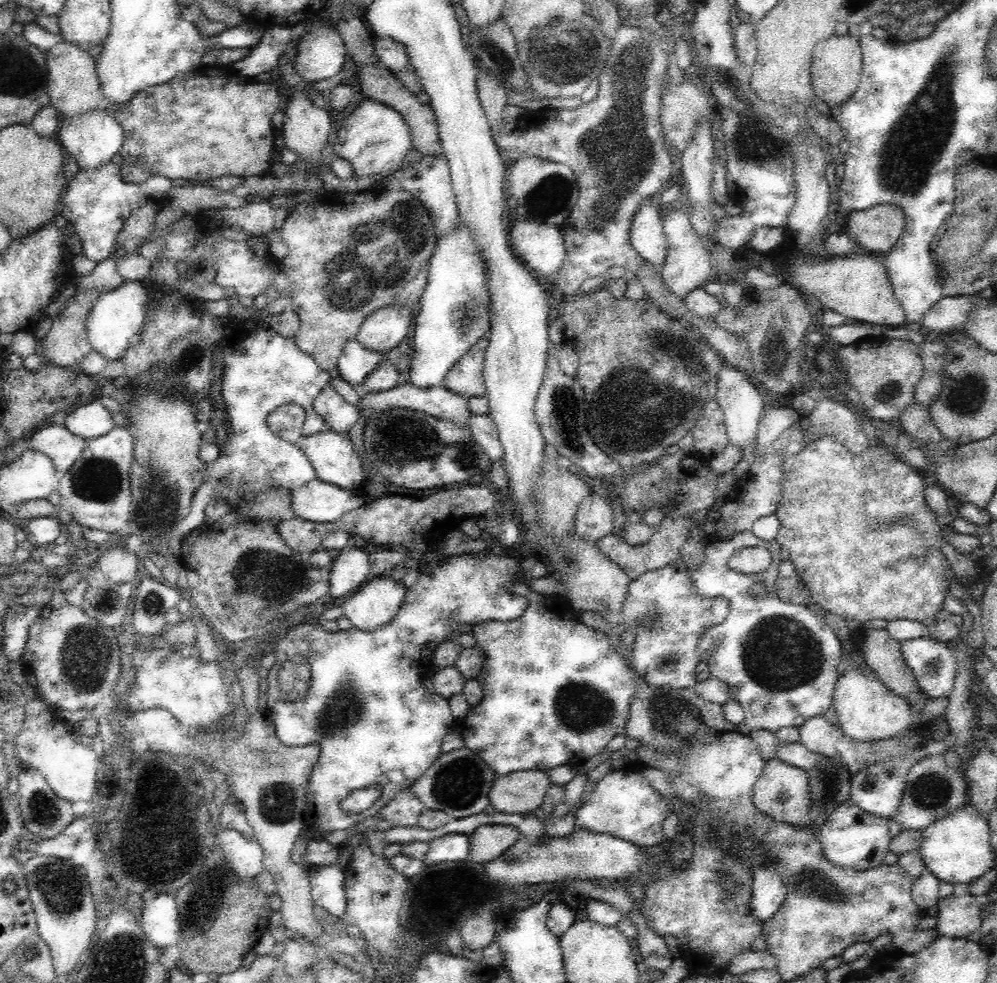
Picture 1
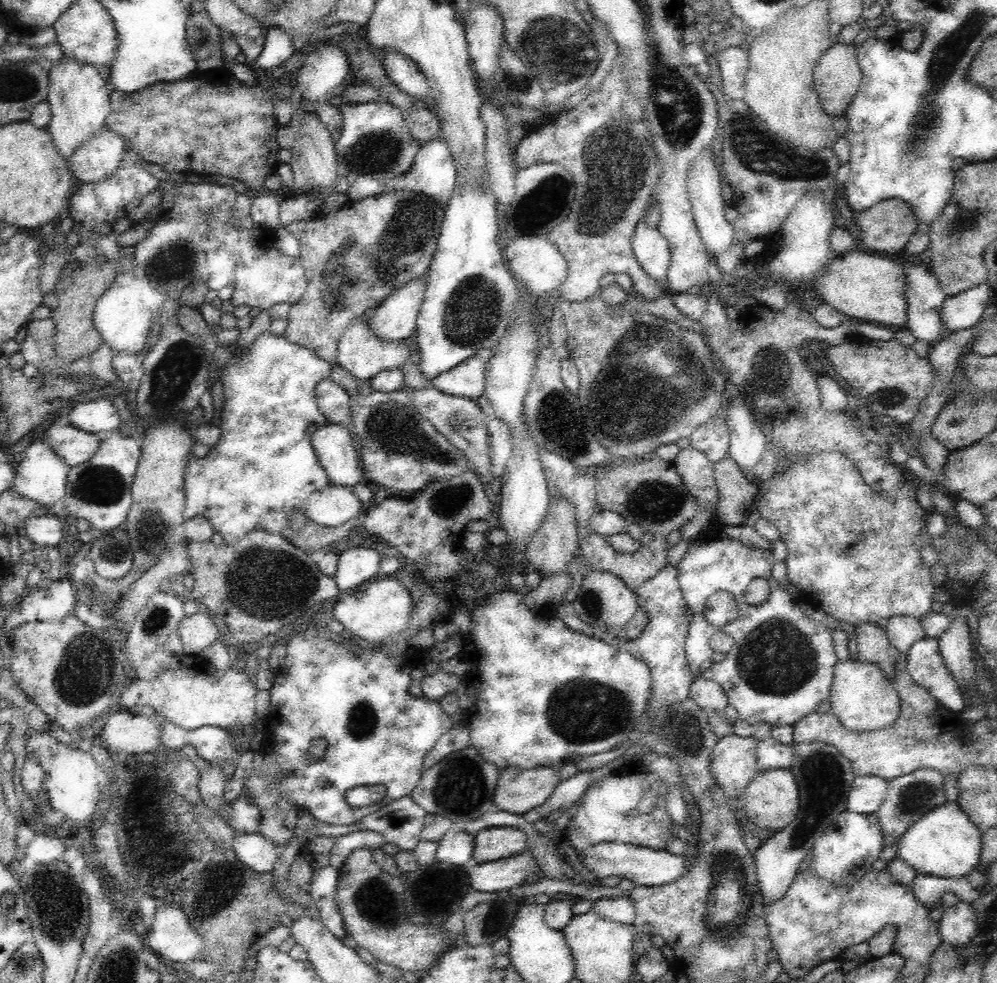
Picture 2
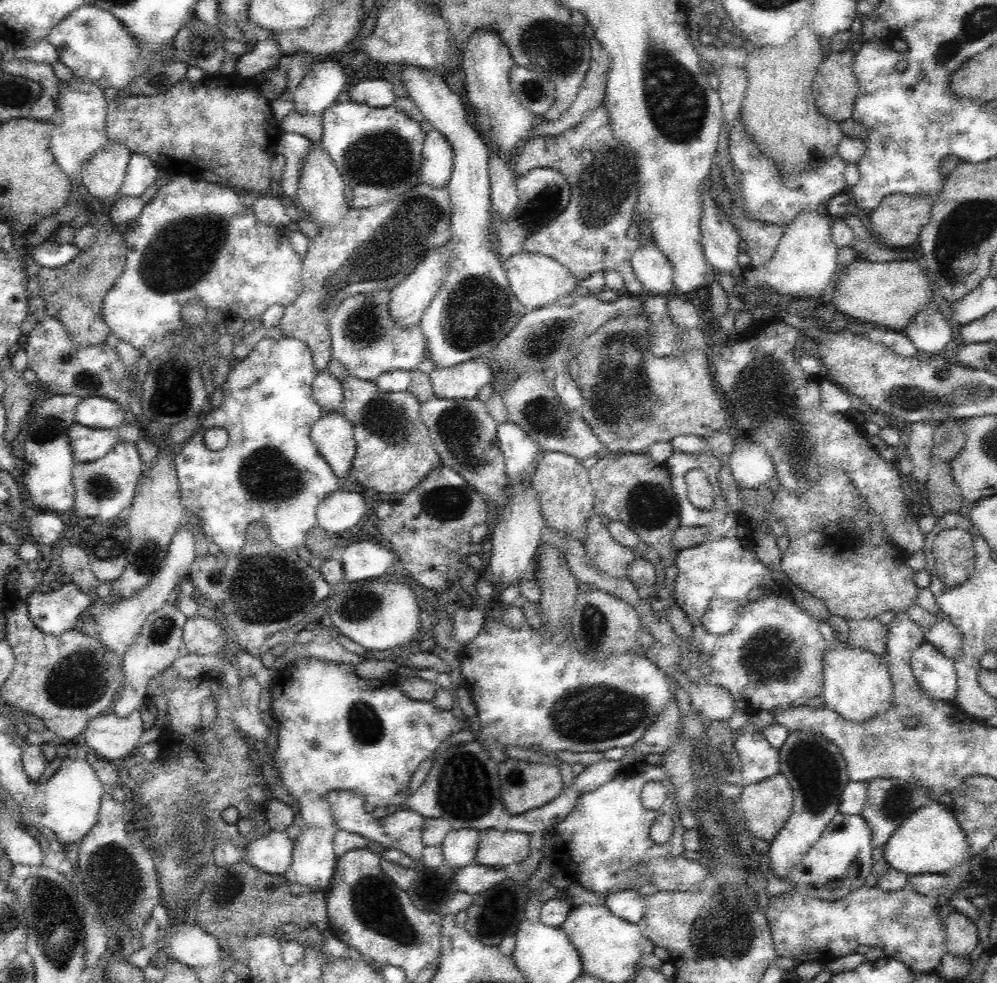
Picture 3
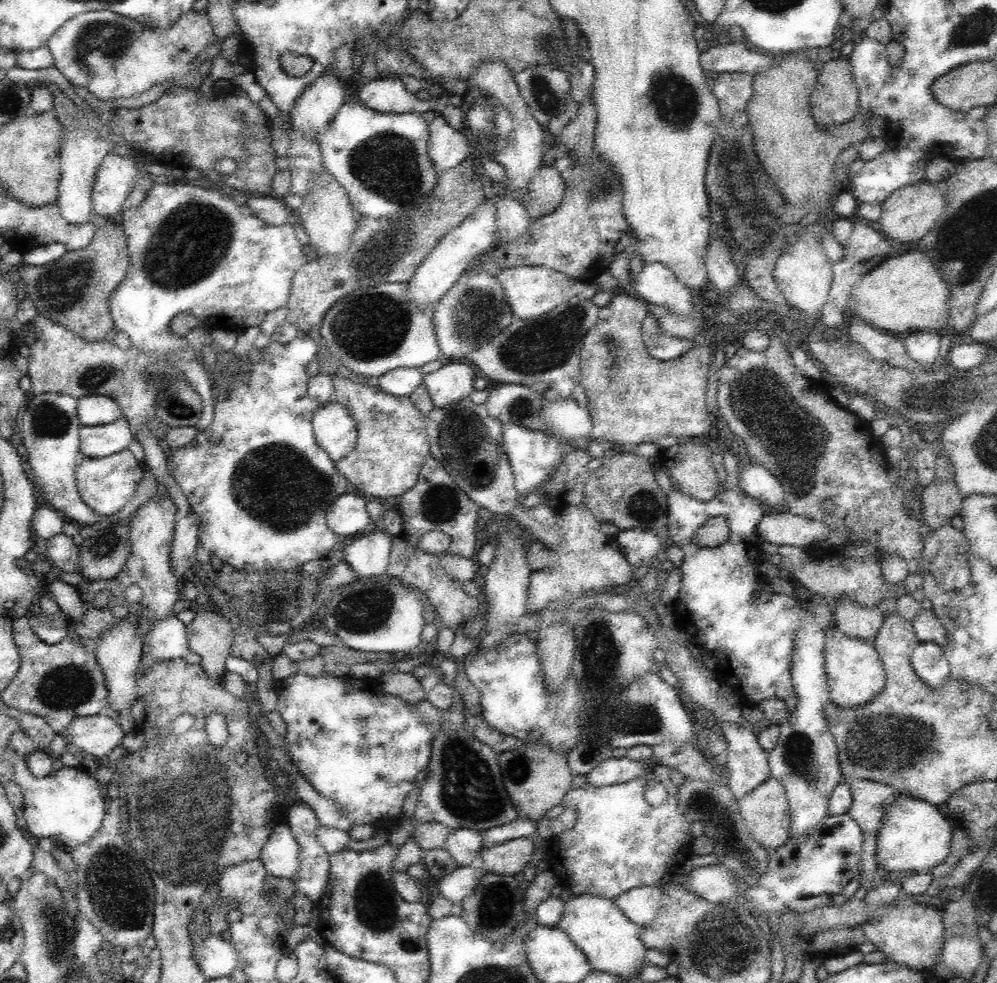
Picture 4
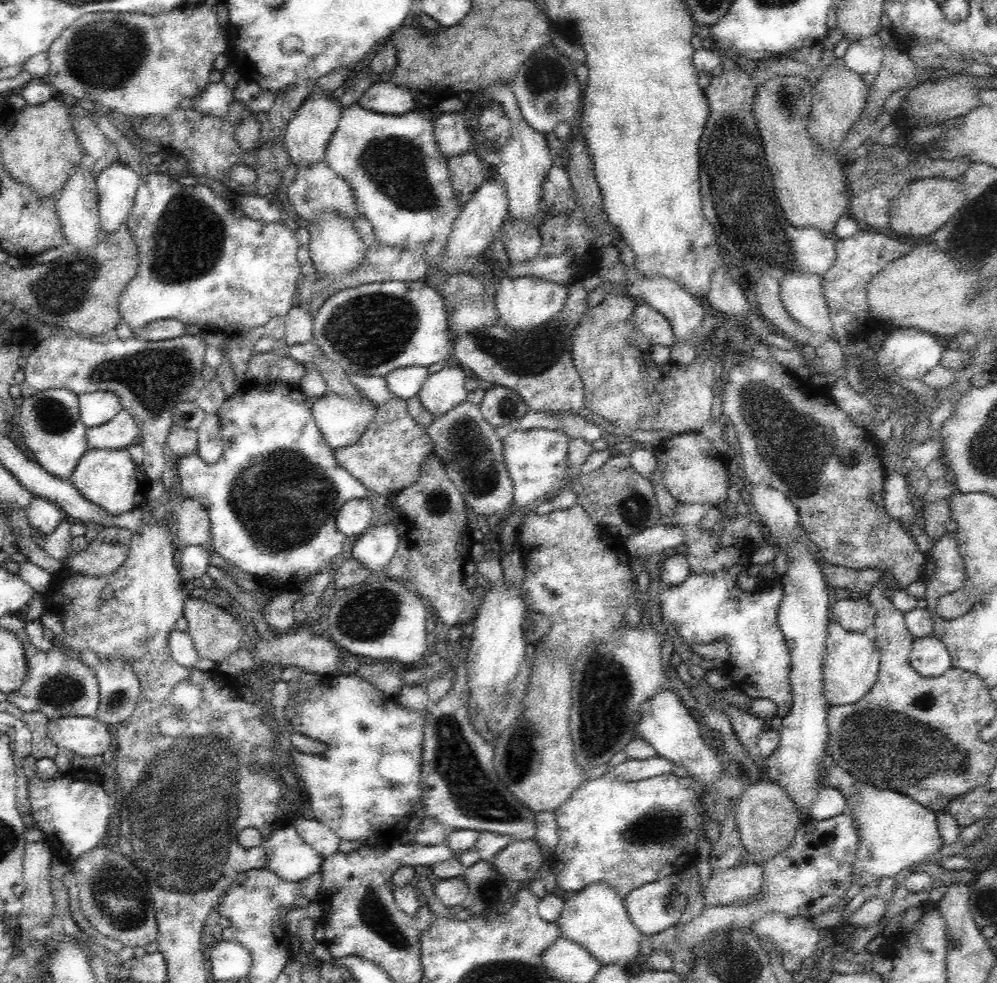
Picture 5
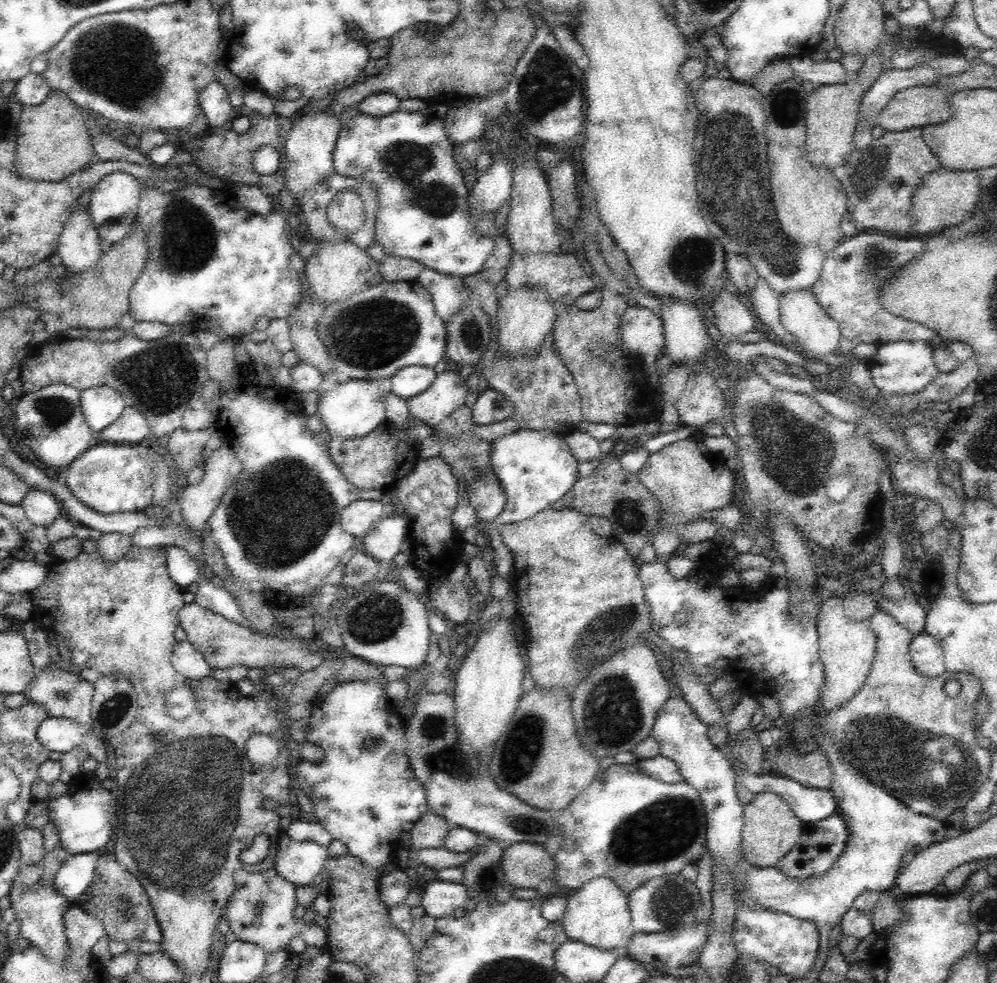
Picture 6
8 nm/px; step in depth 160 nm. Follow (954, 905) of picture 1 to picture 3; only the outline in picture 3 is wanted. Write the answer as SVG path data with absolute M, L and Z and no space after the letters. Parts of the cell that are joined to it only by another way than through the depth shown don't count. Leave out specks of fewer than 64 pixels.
M955 910L945 918L945 937L948 953L957 957L969 957L979 938L977 926L968 917Z

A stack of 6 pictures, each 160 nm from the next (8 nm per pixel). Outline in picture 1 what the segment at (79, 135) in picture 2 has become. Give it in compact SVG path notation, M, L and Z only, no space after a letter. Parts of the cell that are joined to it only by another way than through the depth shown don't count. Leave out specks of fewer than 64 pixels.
M63 40L49 48L45 53L45 62L49 71L47 74L49 105L59 112L60 119L74 118L74 116L86 114L88 110L108 106L108 101L106 101L104 93L100 89L96 60L92 58L88 50Z

